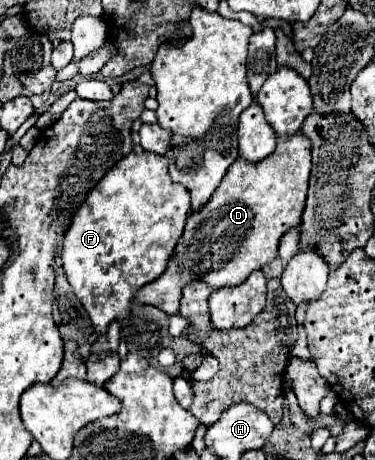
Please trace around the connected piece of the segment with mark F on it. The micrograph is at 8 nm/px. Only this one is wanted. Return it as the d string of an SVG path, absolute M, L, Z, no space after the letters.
M130 152L128 156L124 156L120 164L108 170L104 180L100 180L96 188L88 194L86 202L82 202L82 206L76 210L72 226L68 226L64 234L64 272L82 306L86 308L94 330L98 330L100 334L102 330L108 330L110 322L122 322L128 316L130 304L138 288L156 280L166 270L176 242L184 232L184 224L190 212L190 192L184 186L172 182L168 174L168 164L170 162L166 156L156 156L148 152Z

